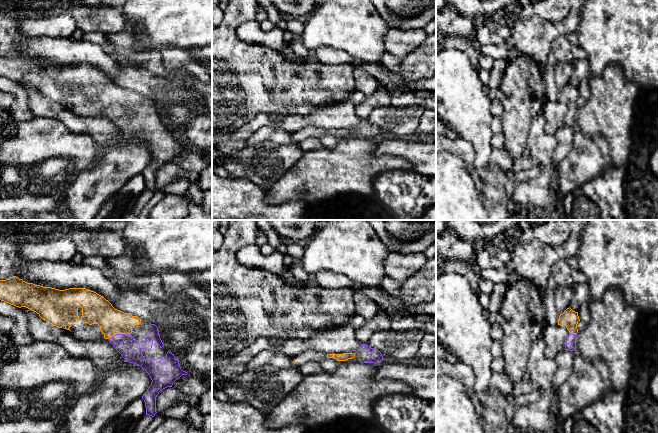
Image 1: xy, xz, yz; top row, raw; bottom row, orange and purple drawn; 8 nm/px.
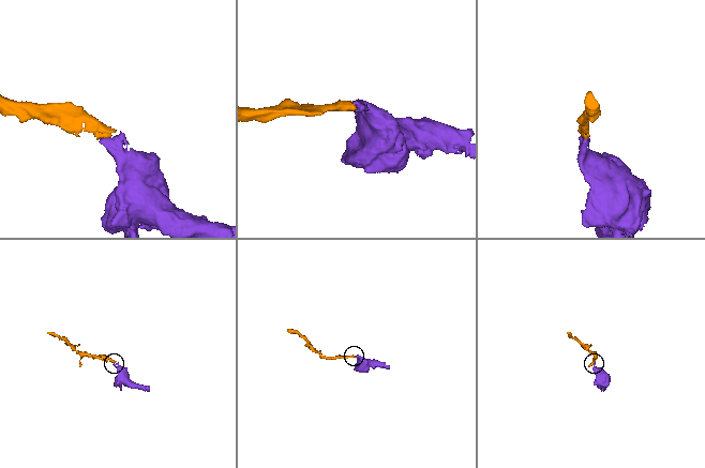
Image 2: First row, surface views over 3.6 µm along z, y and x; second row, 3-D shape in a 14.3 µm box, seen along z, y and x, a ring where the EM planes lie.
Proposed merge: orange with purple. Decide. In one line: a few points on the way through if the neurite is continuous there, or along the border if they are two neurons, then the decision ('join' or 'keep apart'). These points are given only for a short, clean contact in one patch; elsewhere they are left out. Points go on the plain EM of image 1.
across xy (100, 87), (120, 109), (121, 115), (131, 125) | join

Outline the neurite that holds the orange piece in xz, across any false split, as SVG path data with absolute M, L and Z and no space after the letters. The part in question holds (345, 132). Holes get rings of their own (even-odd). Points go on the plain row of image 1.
M343 129L343 130L327 130L327 134L334 134L337 137L346 137L355 133L354 129Z

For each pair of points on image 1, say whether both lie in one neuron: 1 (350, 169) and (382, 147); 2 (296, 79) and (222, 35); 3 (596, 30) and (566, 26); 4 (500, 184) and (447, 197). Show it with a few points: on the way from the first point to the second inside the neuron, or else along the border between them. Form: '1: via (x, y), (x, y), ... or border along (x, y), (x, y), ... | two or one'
1: via (359, 160), (376, 156) | one
2: via (278, 79), (266, 79), (240, 53) | one
3: border along (580, 10), (580, 21), (575, 31) | two
4: border along (468, 168), (482, 203), (487, 209) | two

